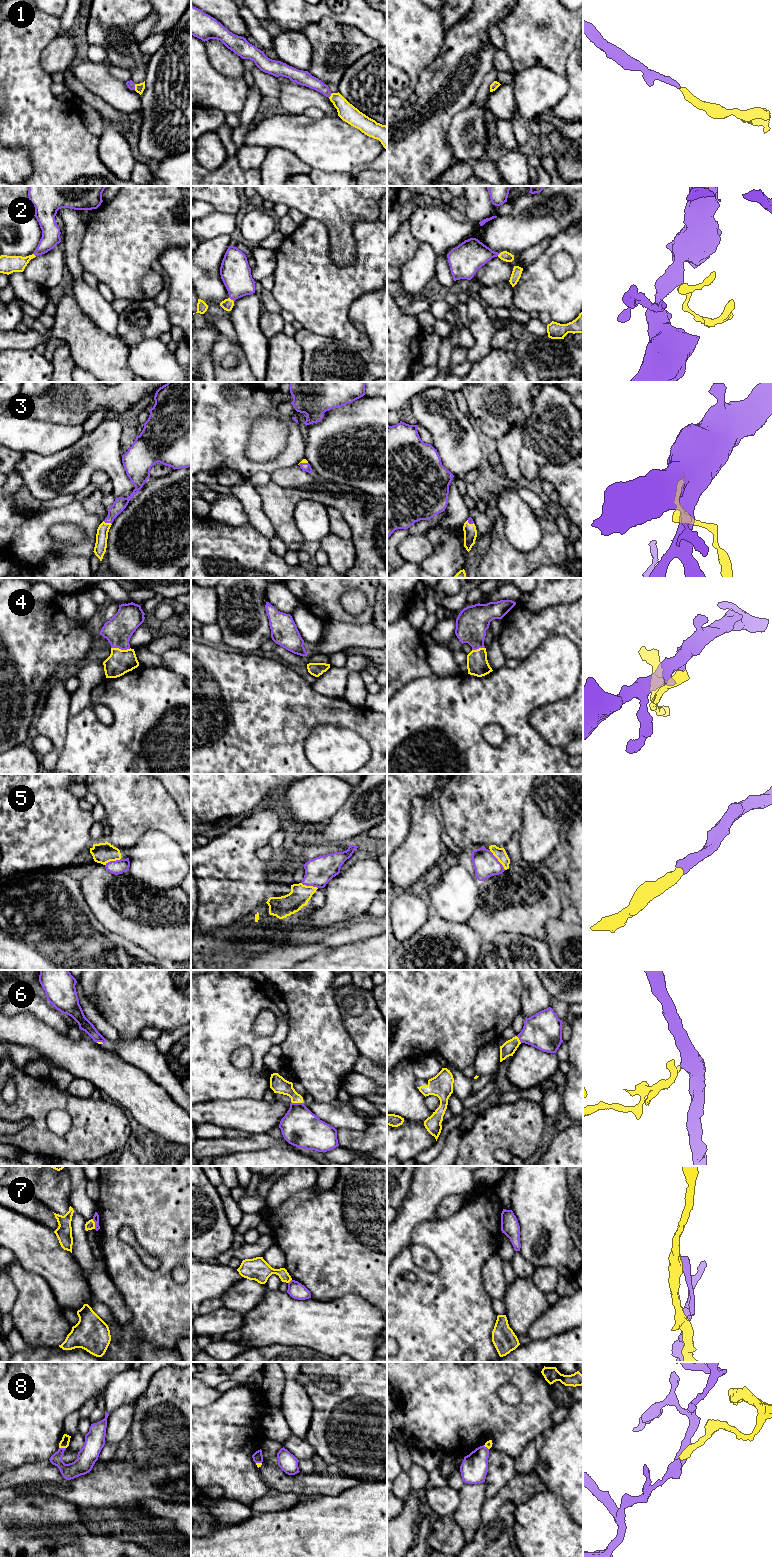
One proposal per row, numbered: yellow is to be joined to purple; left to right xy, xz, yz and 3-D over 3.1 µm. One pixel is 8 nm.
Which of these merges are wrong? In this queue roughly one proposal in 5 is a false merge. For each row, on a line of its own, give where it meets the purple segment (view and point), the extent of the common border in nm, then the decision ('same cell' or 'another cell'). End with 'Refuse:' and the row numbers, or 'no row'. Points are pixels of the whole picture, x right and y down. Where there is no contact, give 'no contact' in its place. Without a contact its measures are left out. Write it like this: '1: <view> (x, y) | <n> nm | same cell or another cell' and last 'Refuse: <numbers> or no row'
1: xy (134, 87) | 50 nm | same cell
2: xz (231, 299) | 50 nm | same cell
3: xy (107, 522) | 80 nm | same cell
4: xy (121, 649) | 160 nm | same cell
5: yz (497, 860) | 200 nm | same cell
6: xz (296, 1103) | 90 nm | another cell
7: xy (95, 1224) | 80 nm | another cell
8: xy (62, 1448) | 60 nm | another cell
Refuse: 6, 7, 8

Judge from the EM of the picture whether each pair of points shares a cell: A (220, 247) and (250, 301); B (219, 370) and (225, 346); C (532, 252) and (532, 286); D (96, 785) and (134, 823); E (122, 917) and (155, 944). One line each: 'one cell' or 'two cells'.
A: two cells
B: one cell
C: two cells
D: one cell
E: one cell

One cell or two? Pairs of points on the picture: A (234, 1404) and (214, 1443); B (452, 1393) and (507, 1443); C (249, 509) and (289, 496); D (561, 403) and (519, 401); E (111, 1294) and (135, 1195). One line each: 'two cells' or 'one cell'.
A: one cell
B: one cell
C: two cells
D: two cells
E: two cells

